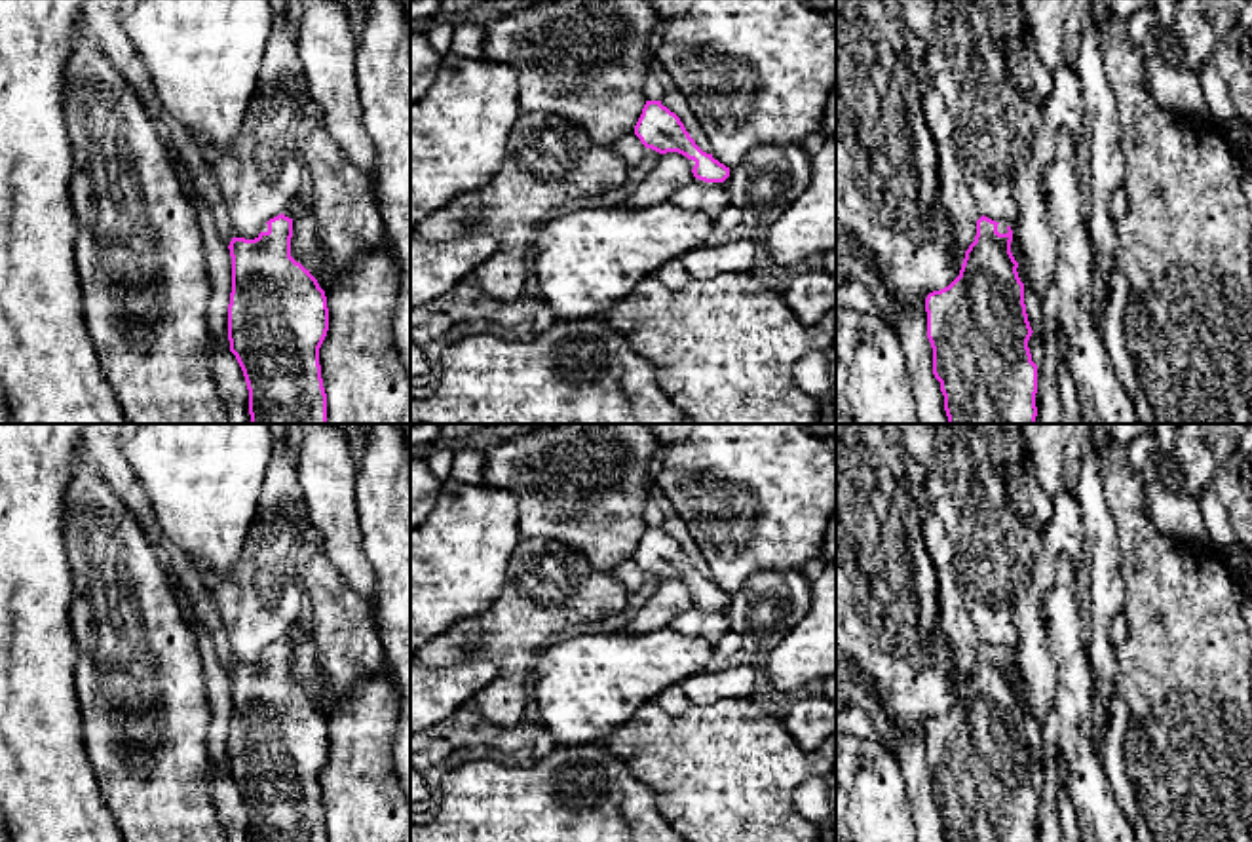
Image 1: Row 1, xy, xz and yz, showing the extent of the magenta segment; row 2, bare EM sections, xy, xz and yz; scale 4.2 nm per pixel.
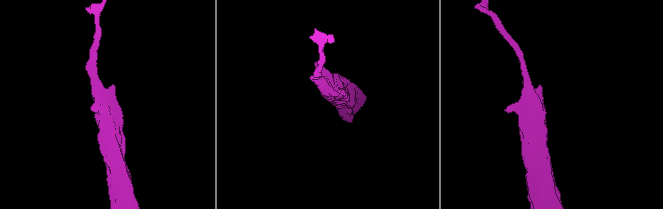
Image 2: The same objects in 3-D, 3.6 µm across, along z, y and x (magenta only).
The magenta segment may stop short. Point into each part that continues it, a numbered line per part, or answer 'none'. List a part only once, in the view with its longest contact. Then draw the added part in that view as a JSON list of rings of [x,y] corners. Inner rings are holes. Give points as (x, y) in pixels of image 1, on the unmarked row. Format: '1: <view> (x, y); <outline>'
1: xz (698, 622); [[[693,603],[684,614],[673,620],[671,627],[680,635],[716,644],[730,631],[730,622],[722,608],[705,608]]]

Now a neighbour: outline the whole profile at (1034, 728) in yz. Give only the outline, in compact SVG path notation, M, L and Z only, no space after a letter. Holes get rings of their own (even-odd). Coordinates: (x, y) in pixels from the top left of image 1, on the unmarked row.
M1024 713L1024 730L1028 747L1034 758L1041 753L1041 737L1043 737L1043 724L1041 720L1034 718L1030 713Z

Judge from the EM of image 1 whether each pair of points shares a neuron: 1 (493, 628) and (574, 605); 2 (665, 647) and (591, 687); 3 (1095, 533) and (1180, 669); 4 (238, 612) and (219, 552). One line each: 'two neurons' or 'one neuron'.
1: one neuron
2: one neuron
3: two neurons
4: two neurons

